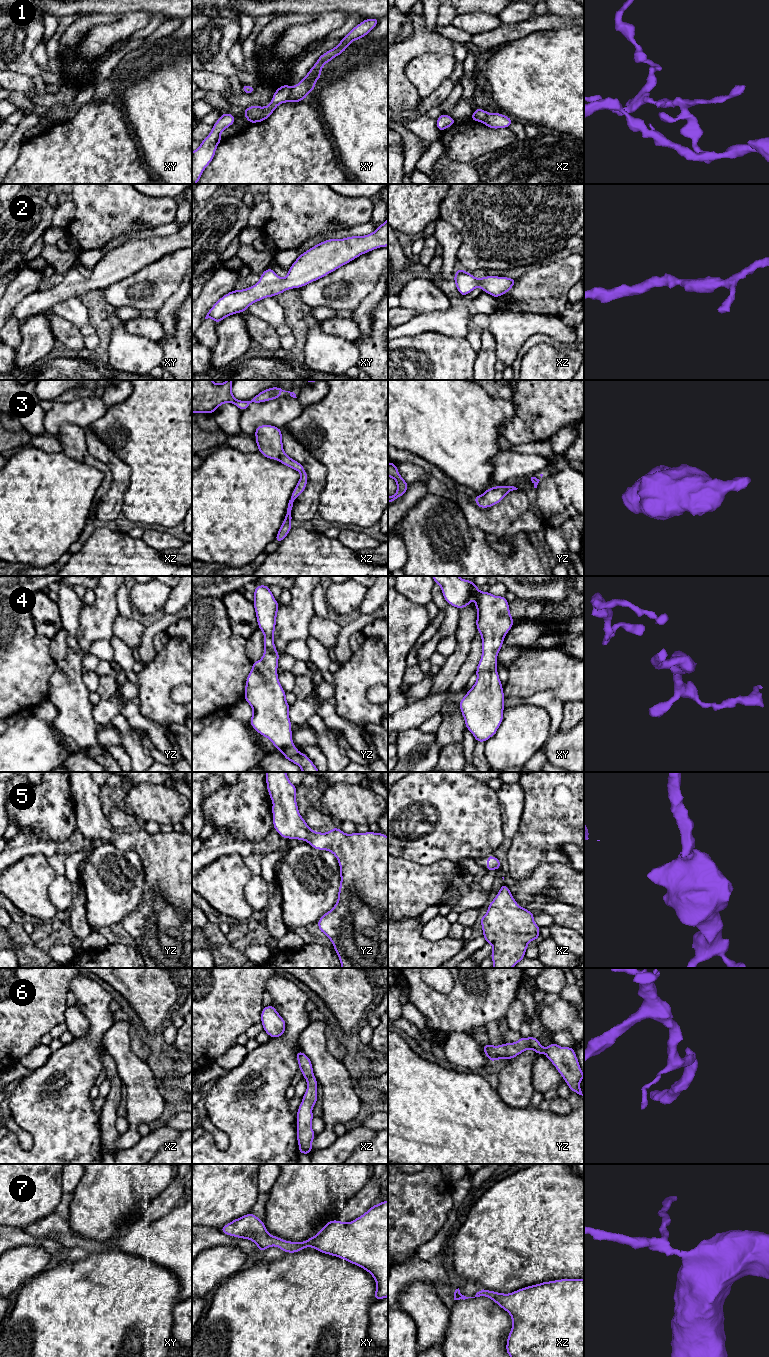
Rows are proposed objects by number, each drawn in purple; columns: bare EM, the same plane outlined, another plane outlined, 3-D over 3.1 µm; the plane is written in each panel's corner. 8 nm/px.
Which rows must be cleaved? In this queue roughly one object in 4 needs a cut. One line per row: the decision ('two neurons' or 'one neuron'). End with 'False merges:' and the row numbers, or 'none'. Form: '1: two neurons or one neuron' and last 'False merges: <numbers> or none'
1: two neurons
2: one neuron
3: one neuron
4: one neuron
5: one neuron
6: one neuron
7: one neuron
False merges: 1

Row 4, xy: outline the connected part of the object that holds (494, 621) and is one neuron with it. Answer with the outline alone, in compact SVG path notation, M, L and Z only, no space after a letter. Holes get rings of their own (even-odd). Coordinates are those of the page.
M432 576L432 578L435 583L440 585L445 601L458 609L469 606L470 601L473 598L476 599L475 607L478 612L476 627L477 632L482 637L482 656L475 671L477 680L459 702L459 706L466 728L473 734L476 742L485 743L495 735L503 721L505 696L503 685L496 669L496 661L498 653L503 646L504 637L515 623L510 614L509 602L506 597L494 596L489 591L481 592L473 581L462 579L459 576Z

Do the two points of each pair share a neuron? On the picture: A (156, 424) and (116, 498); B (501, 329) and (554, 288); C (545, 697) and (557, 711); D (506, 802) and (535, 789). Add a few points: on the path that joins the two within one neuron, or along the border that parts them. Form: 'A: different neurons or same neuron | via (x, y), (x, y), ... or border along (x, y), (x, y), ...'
A: different neurons | border along (114, 454), (130, 468), (130, 483), (125, 494)
B: different neurons | border along (501, 309), (528, 311), (547, 315)
C: same neuron | via (547, 700), (554, 708)
D: different neurons | border along (518, 782), (523, 790), (523, 811), (521, 817)

